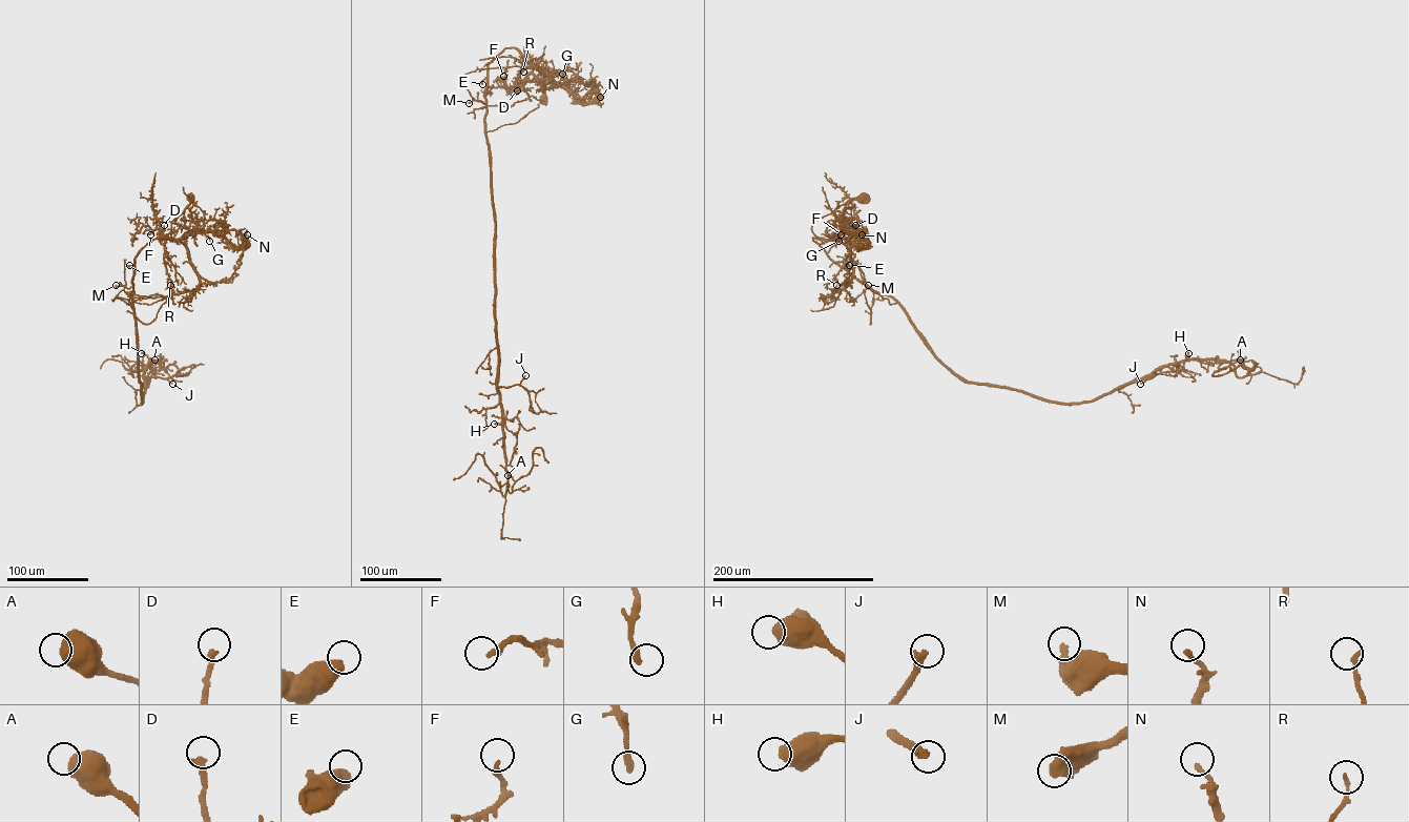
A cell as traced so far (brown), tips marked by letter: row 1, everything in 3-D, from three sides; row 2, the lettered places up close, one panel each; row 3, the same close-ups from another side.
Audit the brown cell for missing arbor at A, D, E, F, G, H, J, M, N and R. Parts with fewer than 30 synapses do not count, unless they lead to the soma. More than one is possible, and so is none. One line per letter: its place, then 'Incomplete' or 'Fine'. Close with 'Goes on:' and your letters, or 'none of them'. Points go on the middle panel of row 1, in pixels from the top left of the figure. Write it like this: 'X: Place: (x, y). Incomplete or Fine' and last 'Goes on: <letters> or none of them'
A: Place: (508, 475). Fine
D: Place: (517, 90). Fine
E: Place: (482, 84). Fine
F: Place: (503, 76). Fine
G: Place: (562, 74). Fine
H: Place: (494, 424). Fine
J: Place: (525, 375). Incomplete
M: Place: (469, 103). Fine
N: Place: (600, 97). Fine
R: Place: (523, 72). Fine
Goes on: J

